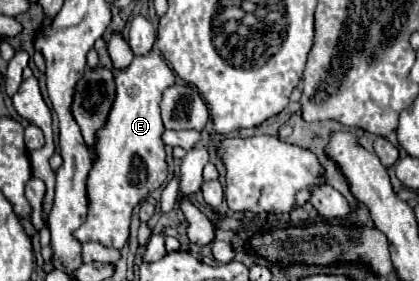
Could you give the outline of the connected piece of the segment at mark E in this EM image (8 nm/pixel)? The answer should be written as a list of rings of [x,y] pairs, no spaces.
[[[151,51],[149,55],[135,57],[135,61],[129,65],[129,69],[121,71],[115,77],[117,85],[117,95],[115,103],[111,107],[111,113],[107,117],[107,123],[97,131],[97,141],[95,141],[95,163],[93,169],[89,171],[87,177],[87,195],[89,195],[89,215],[87,221],[73,233],[79,243],[101,243],[103,247],[113,247],[113,249],[123,249],[129,241],[129,229],[131,229],[131,213],[133,207],[137,207],[147,195],[151,195],[155,189],[159,189],[169,173],[167,161],[165,161],[165,145],[163,145],[163,121],[159,115],[159,101],[161,93],[175,83],[175,75],[165,63],[161,55]]]

